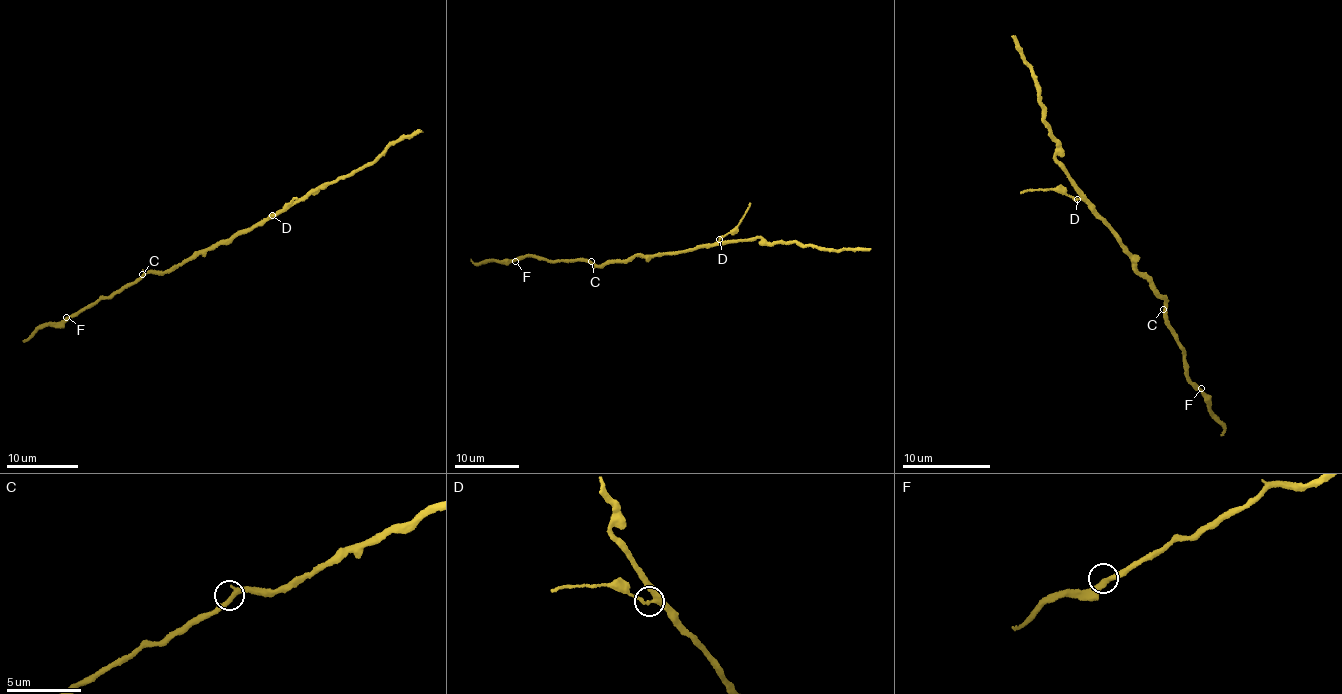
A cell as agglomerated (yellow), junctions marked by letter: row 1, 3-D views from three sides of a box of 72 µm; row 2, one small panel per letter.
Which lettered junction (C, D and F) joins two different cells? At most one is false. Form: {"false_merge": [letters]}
{"false_merge": ["D"]}

